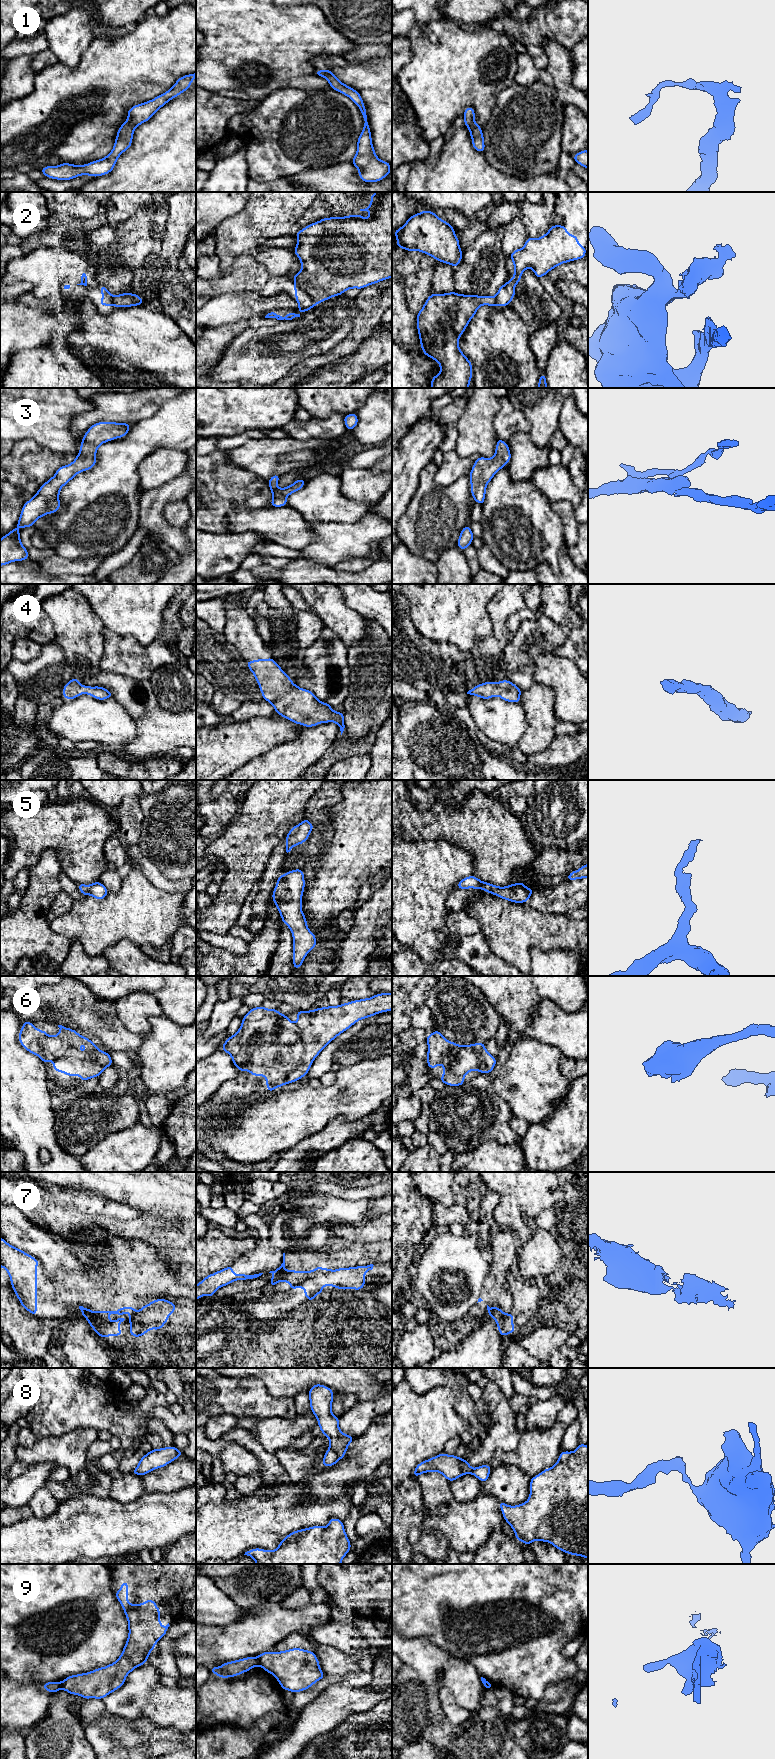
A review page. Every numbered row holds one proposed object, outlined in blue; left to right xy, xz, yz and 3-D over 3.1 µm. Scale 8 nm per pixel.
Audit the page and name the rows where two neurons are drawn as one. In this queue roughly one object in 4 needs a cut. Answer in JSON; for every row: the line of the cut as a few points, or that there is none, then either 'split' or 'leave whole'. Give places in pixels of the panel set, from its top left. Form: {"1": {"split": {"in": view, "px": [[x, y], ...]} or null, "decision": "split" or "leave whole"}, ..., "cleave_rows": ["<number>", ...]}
{"1": {"split": null, "decision": "leave whole"}, "2": {"split": {"in": "xz", "px": [[295, 283], [315, 304]]}, "decision": "split"}, "3": {"split": null, "decision": "leave whole"}, "4": {"split": null, "decision": "leave whole"}, "5": {"split": null, "decision": "leave whole"}, "6": {"split": null, "decision": "leave whole"}, "7": {"split": {"in": "xz", "px": [[283, 1268], [273, 1273]]}, "decision": "split"}, "8": {"split": {"in": "xz", "px": [[329, 1447], [337, 1455], [338, 1459]]}, "decision": "split"}, "9": {"split": {"in": "xz", "px": [[256, 1657], [259, 1664]]}, "decision": "split"}, "cleave_rows": ["2", "7", "8", "9"]}

